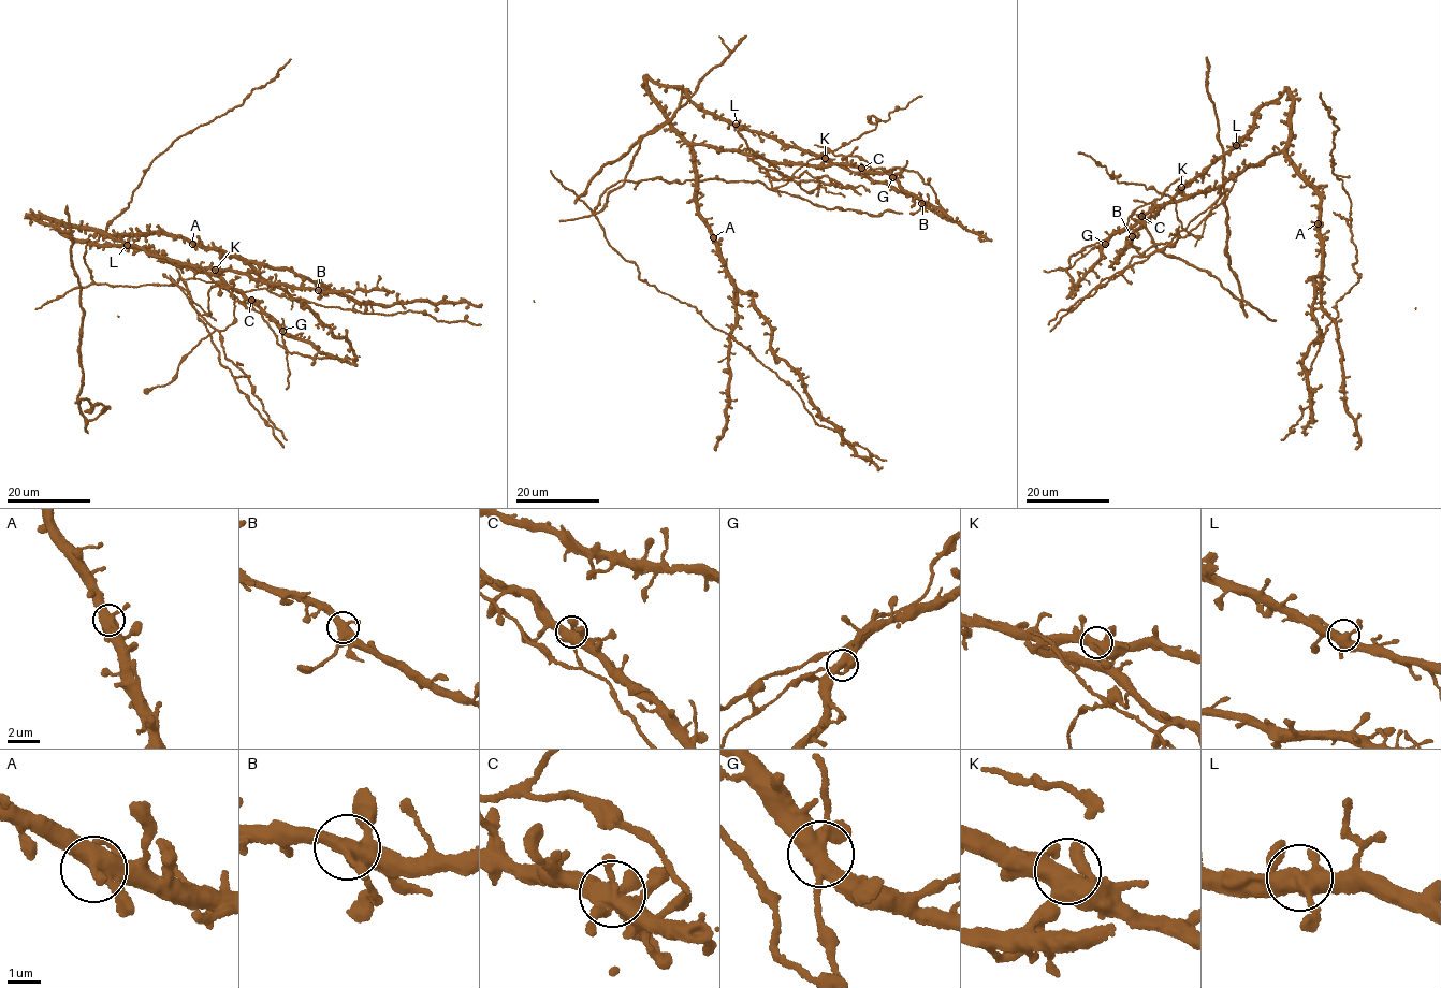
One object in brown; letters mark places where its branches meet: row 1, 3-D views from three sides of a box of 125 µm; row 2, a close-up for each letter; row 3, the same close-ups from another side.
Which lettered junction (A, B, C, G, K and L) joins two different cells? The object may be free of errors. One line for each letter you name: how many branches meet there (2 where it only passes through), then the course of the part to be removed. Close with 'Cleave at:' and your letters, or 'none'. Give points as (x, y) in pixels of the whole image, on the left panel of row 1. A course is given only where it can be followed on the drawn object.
G: Branches: 5. Course of the part to remove: (282, 331), (287, 350), (261, 314), (223, 287), (209, 289), (207, 315), (191, 302), (287, 440)
Cleave at: G

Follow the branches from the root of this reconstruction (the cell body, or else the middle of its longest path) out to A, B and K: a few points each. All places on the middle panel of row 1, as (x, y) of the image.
A: (771, 335), (770, 324), (753, 307), (750, 295), (730, 285), (713, 237)
B: (771, 335), (750, 295), (730, 285), (700, 219), (693, 146), (777, 164), (830, 162), (921, 203)
K: (771, 335), (750, 295), (730, 285), (700, 219), (693, 146), (789, 165), (816, 166), (825, 158)

